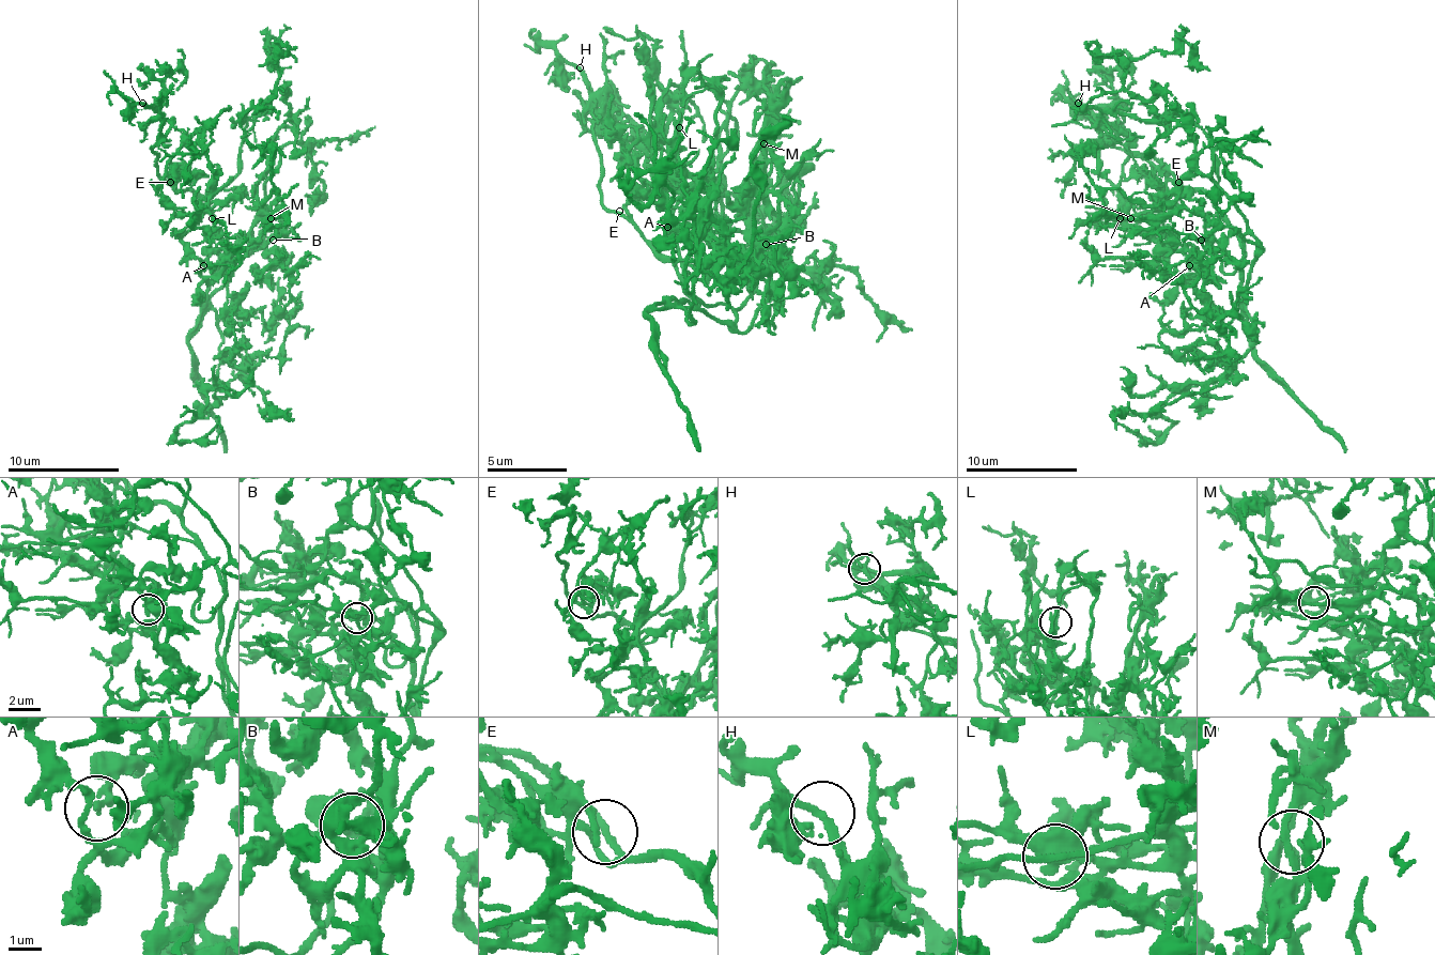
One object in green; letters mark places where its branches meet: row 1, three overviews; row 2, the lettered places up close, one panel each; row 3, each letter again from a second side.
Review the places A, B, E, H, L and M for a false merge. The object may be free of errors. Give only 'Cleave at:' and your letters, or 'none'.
Cleave at: none

